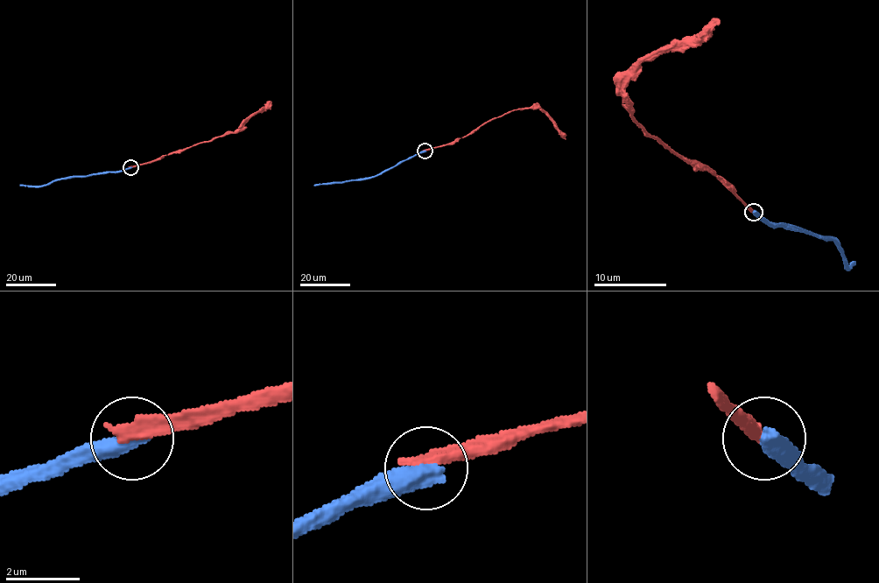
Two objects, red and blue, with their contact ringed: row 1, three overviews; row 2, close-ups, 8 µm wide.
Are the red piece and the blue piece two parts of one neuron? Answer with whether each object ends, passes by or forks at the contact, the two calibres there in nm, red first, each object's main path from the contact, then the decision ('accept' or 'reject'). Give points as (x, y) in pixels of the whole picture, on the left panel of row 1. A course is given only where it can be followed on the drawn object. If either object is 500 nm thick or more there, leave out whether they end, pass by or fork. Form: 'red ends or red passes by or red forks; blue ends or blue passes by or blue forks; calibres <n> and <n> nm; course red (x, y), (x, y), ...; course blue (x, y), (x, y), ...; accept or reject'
calibres 400 and 550 nm; course red (130, 167), (234, 133), (251, 115), (271, 101); course blue (130, 167), (57, 179), (40, 186), (20, 185); reject

